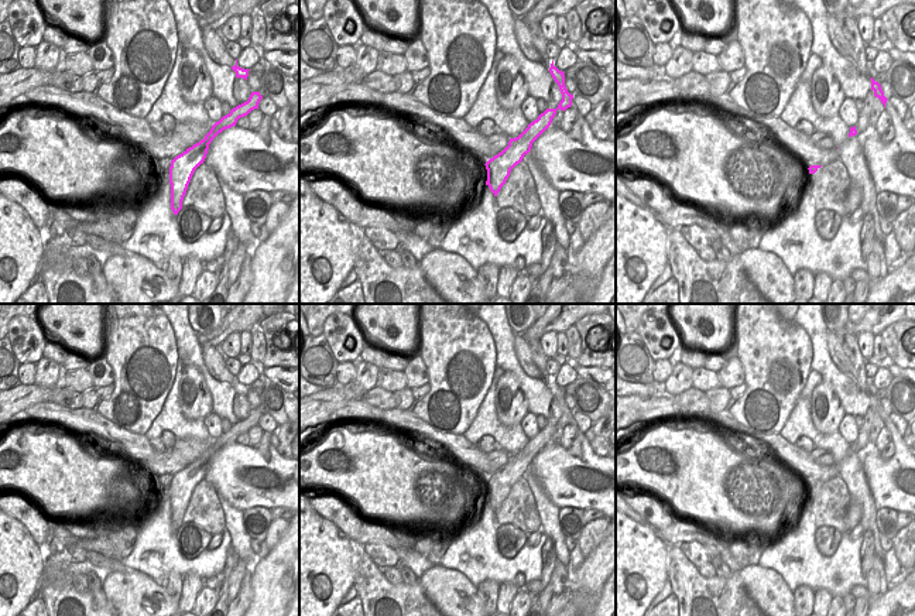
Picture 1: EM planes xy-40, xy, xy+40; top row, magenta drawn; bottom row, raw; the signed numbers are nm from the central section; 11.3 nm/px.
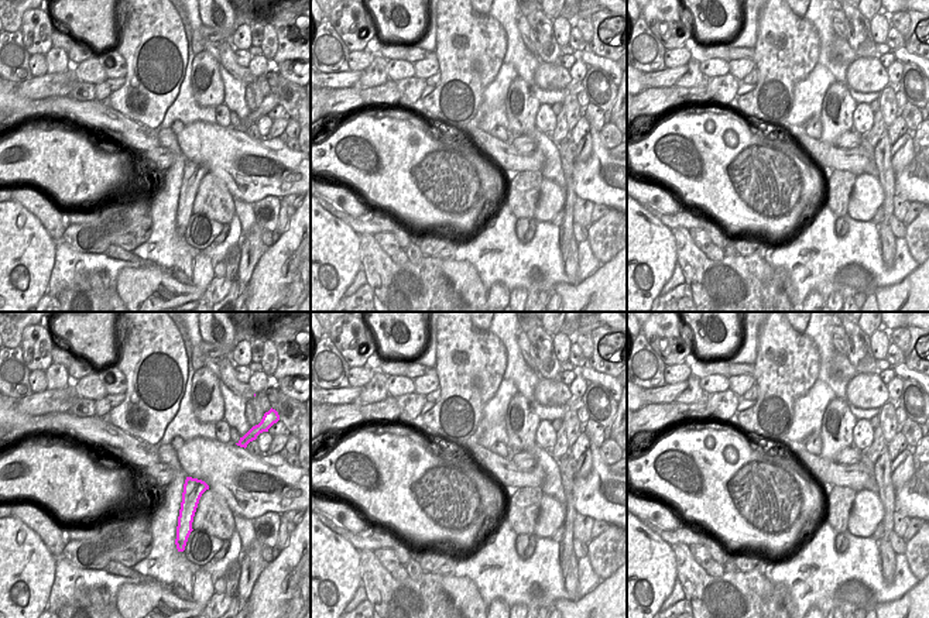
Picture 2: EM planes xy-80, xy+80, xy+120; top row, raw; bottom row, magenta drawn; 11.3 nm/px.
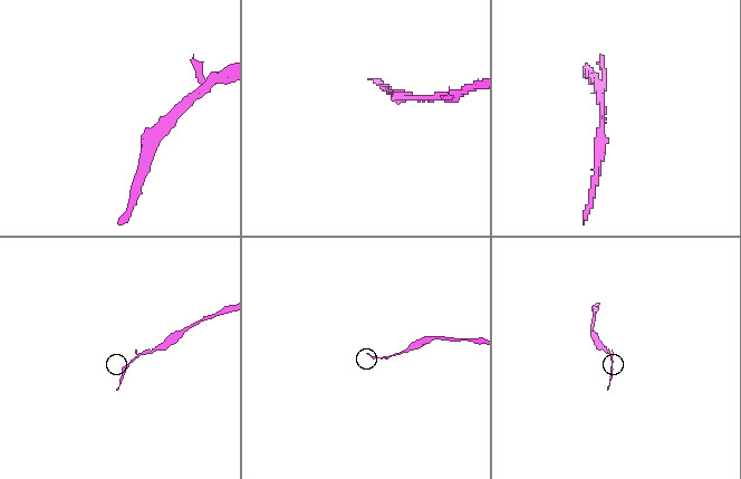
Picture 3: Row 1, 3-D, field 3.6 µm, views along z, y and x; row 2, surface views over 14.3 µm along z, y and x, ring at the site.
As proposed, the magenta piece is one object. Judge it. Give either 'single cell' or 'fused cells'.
single cell

